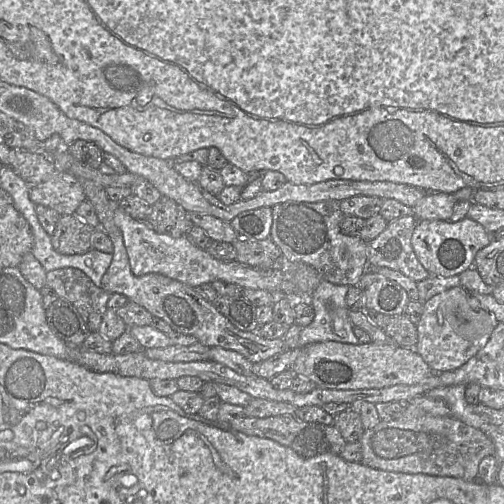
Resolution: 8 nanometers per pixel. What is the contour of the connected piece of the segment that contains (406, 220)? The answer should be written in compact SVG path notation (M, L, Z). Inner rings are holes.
M404 216L388 223L386 229L368 243L368 267L385 267L399 271L420 282L429 277L414 253L412 235L417 223L415 216Z

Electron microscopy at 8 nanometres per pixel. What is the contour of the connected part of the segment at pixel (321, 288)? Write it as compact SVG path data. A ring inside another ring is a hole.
M322 280L311 296L311 305L315 316L313 321L301 329L298 347L303 348L312 343L333 341L360 344L355 336L349 319L350 309L346 305L349 285L337 285ZM344 329L346 336L337 336L337 330Z

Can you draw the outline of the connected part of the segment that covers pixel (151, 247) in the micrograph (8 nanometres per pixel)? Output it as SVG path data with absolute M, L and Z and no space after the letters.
M116 207L114 211L114 222L119 228L123 243L128 255L130 270L135 276L145 274L162 274L175 279L187 286L195 288L201 284L212 283L215 280L222 280L232 284L237 284L242 288L254 290L265 290L273 296L273 300L285 298L280 291L280 284L283 281L283 271L278 269L257 269L238 261L222 261L212 257L206 250L194 245L187 236L172 237L155 232L145 221L133 219L121 209Z

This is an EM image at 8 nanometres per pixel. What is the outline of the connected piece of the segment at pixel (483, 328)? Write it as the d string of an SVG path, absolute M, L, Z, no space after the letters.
M456 286L433 296L423 304L422 316L416 324L417 344L415 351L427 363L433 373L453 371L477 354L488 342L498 321L493 314L481 308L479 301L462 286Z

